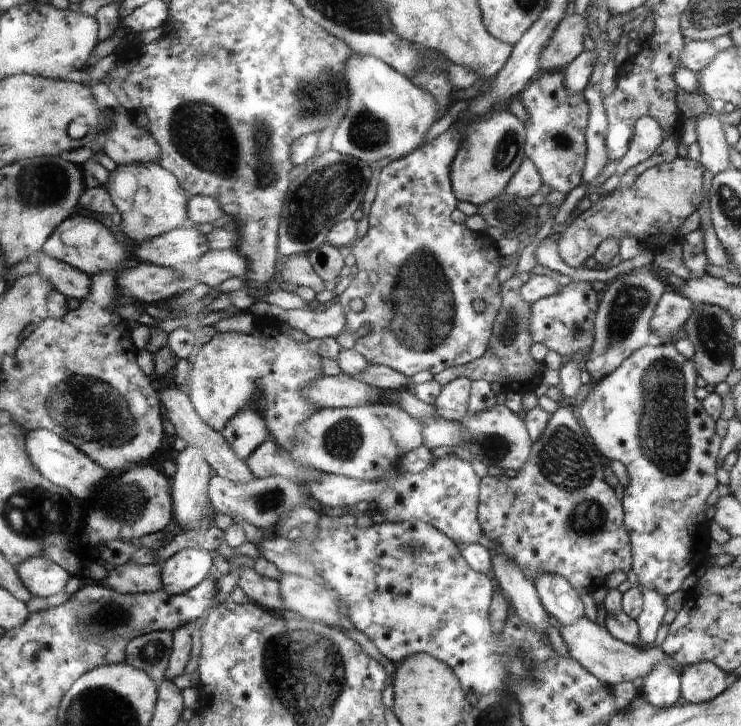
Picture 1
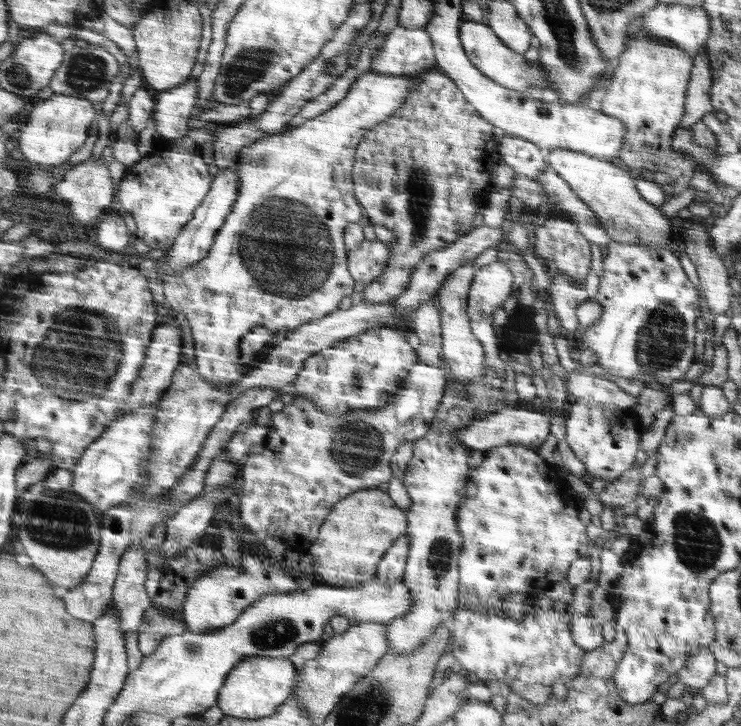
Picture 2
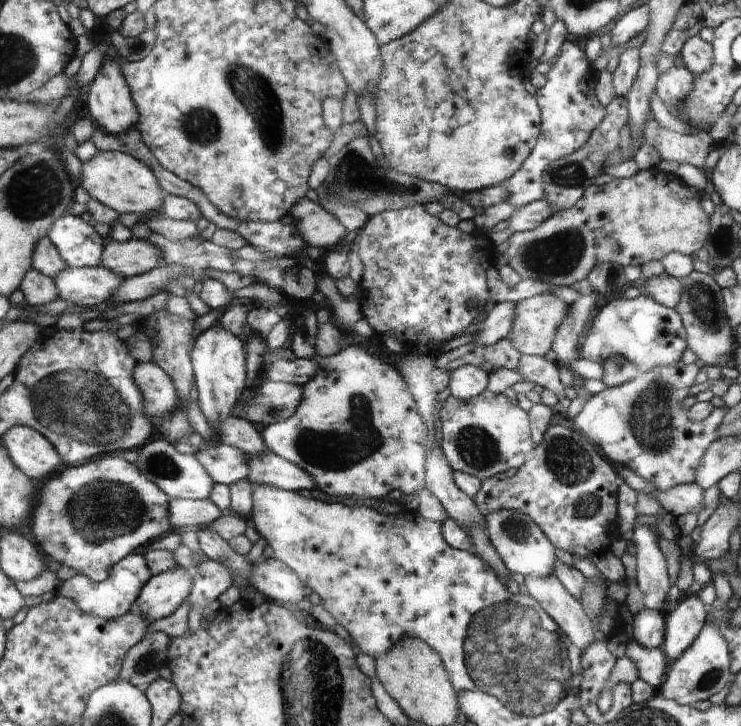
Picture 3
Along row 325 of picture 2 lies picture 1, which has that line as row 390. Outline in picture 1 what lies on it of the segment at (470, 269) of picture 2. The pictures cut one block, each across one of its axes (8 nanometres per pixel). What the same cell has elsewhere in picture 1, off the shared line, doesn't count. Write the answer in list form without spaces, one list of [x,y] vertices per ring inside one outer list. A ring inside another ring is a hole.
[[[458,377],[443,386],[435,402],[435,407],[442,418],[462,421],[467,416],[471,381],[466,377]]]

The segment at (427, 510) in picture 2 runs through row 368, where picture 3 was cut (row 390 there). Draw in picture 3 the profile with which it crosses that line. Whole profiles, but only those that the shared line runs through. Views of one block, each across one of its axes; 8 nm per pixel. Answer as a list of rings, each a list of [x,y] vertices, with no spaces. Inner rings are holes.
[[[484,390],[472,400],[458,400],[451,396],[439,411],[442,420],[442,450],[454,472],[470,474],[481,481],[500,476],[510,468],[519,470],[528,454],[535,450],[528,428],[528,414],[512,404],[504,394]]]

